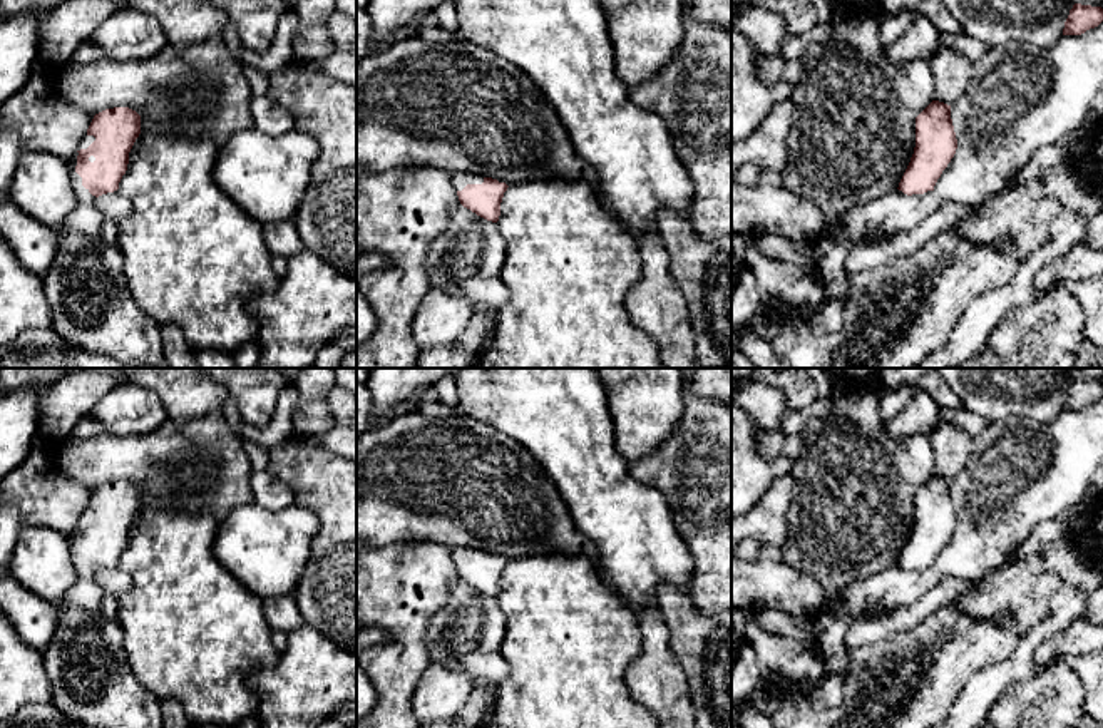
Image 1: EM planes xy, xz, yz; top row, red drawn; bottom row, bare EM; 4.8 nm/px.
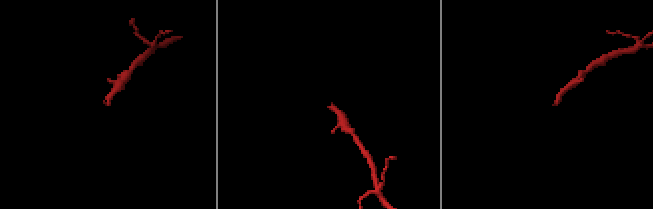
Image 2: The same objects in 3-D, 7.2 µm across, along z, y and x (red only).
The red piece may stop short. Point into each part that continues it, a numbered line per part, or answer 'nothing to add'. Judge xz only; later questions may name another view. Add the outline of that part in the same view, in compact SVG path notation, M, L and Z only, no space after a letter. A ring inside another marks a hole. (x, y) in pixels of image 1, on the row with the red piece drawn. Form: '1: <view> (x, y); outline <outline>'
1: xz (459, 179); outline M452 172L452 184L455 191L462 191L467 184L482 184L482 174Z

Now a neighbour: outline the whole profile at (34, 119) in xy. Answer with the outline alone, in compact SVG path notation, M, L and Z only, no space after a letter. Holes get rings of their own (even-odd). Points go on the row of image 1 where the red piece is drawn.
M37 59L23 89L0 109L0 203L8 199L25 152L42 151L69 161L87 134L94 114L55 97L60 70Z

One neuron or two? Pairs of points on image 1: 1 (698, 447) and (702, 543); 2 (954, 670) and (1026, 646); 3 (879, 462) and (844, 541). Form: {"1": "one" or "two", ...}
{"1": "one", "2": "two", "3": "one"}

